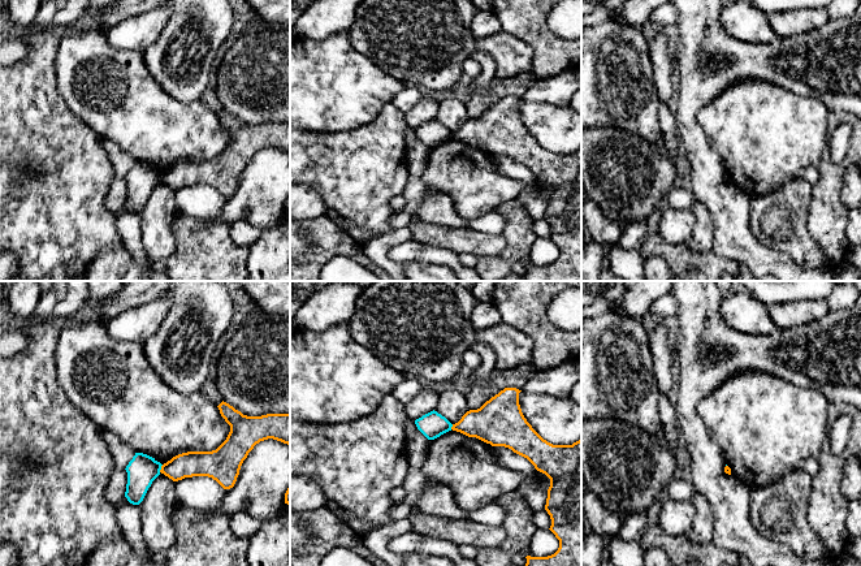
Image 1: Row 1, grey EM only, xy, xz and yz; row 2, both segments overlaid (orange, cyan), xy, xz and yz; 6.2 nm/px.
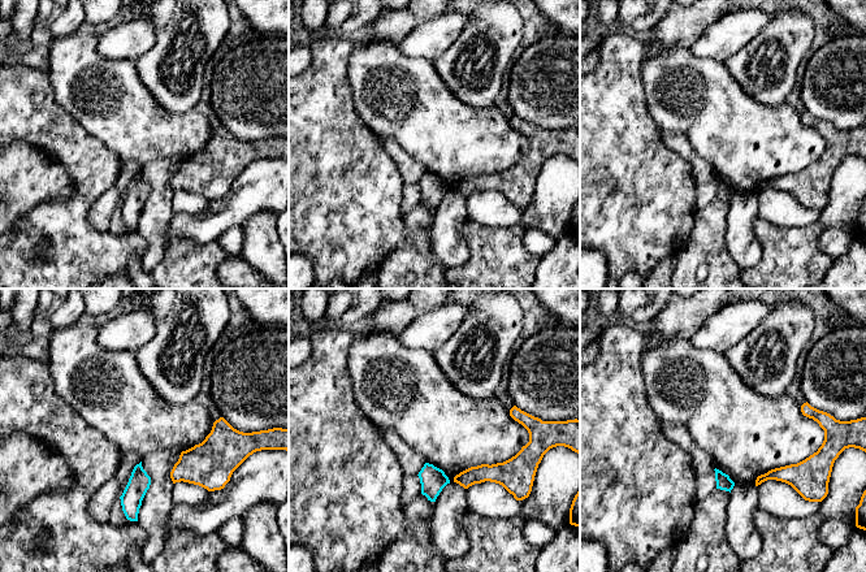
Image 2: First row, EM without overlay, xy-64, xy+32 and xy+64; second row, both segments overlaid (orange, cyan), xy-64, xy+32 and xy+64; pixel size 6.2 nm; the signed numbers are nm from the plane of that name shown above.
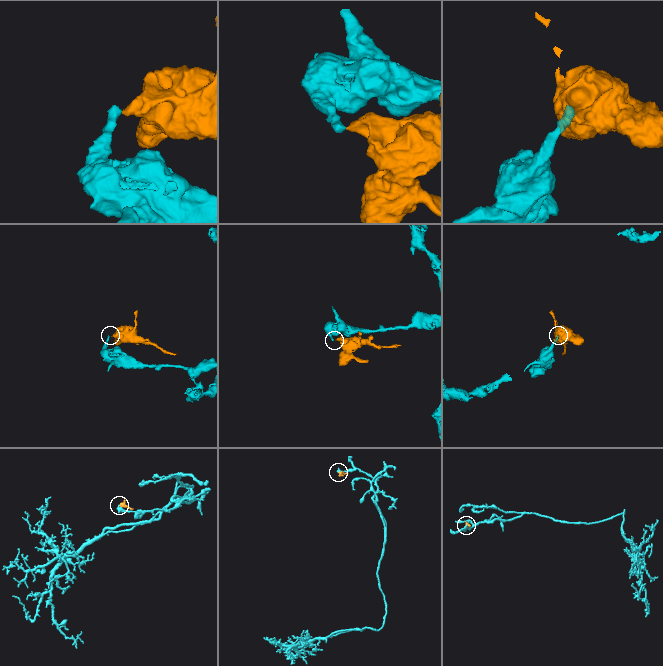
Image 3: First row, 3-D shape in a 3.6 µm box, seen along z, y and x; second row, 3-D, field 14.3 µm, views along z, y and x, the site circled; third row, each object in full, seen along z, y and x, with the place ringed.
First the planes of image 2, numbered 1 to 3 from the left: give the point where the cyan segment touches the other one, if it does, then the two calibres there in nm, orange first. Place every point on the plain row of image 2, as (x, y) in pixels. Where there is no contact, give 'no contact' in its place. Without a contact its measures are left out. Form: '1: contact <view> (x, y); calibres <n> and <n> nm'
1: no contact
2: no contact
3: no contact

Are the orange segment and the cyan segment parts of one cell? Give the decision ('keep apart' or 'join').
keep apart

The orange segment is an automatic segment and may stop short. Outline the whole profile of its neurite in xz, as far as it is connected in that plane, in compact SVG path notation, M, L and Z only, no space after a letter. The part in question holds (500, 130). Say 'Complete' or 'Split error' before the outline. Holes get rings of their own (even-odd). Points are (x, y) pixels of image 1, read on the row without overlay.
Complete. M505 96L498 103L486 109L480 117L467 120L462 128L453 133L451 138L468 146L476 146L492 155L505 155L514 161L527 167L537 180L550 187L545 219L550 224L550 239L559 249L558 259L548 265L527 264L527 272L523 276L525 281L581 281L581 147L572 154L553 154L544 148L524 126L516 96Z

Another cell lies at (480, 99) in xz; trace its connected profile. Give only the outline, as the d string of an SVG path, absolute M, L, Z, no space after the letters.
M475 48L473 60L481 65L481 74L479 82L470 82L470 96L466 101L467 115L470 118L480 117L486 109L494 105L492 98L490 82L496 78L496 64L494 60L481 52L479 48Z

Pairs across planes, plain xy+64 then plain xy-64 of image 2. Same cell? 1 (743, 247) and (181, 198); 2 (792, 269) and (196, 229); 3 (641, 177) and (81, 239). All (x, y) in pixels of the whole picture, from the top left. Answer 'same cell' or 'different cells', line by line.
1: different cells
2: different cells
3: same cell

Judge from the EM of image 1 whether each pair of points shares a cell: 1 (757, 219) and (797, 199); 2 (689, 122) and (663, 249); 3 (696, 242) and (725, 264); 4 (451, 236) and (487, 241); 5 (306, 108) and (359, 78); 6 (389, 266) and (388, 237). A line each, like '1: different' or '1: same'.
1: same
2: different
3: different
4: same
5: same
6: same

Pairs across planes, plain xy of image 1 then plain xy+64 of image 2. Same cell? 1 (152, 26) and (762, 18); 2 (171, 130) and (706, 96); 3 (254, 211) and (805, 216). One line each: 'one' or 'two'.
1: one
2: one
3: two

